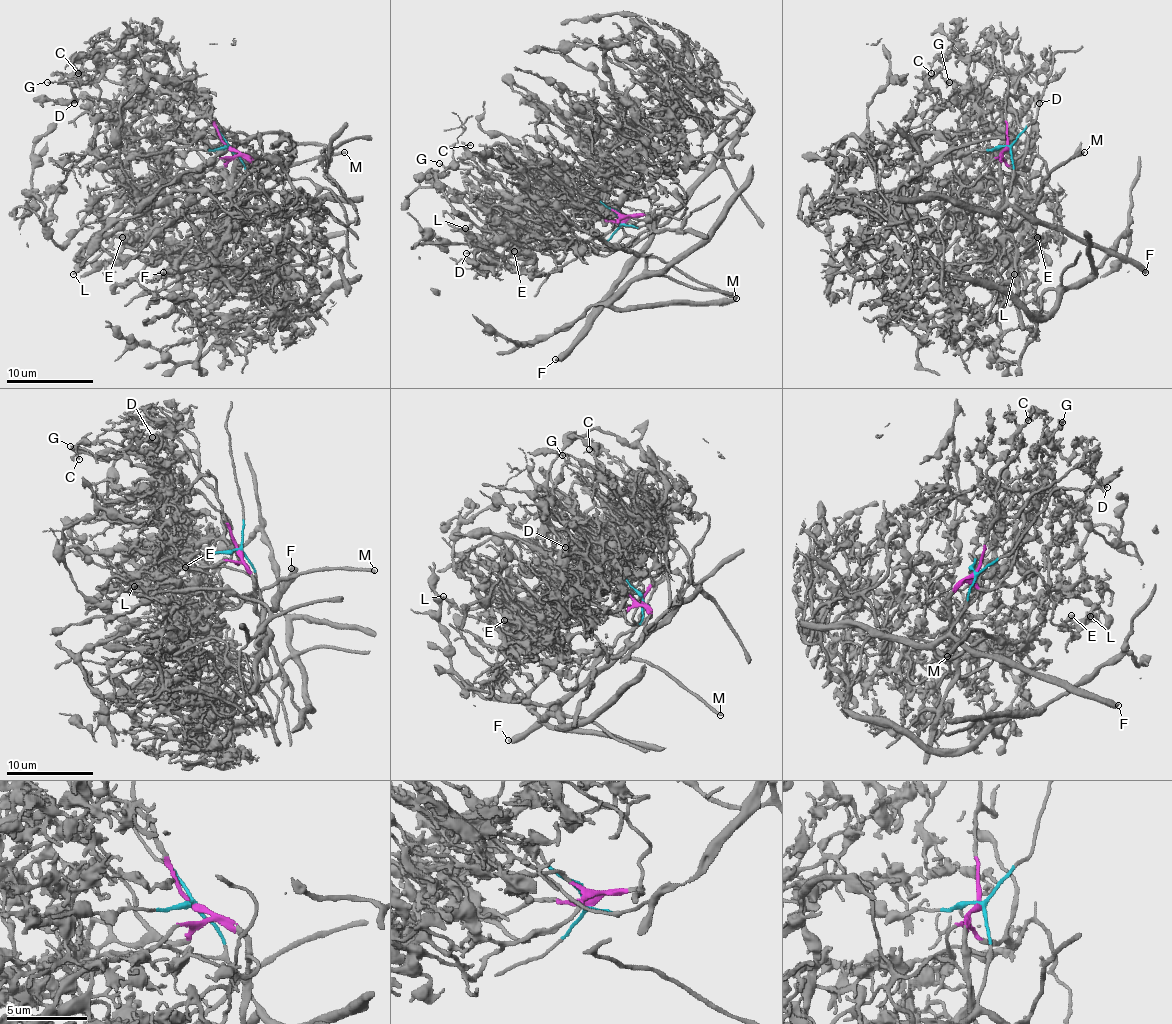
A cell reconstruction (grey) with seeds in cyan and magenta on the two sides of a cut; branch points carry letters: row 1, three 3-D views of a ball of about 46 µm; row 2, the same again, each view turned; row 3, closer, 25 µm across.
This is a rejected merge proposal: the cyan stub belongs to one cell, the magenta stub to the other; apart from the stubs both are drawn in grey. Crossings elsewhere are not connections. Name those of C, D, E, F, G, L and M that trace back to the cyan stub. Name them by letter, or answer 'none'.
F, M

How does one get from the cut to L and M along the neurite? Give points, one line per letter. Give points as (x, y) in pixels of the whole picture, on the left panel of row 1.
L: (228, 146), (235, 154), (217, 168), (174, 157), (169, 211), (73, 275)
M: (228, 146), (244, 165), (246, 178), (279, 218), (274, 229), (250, 224), (235, 207), (274, 174), (344, 152)

